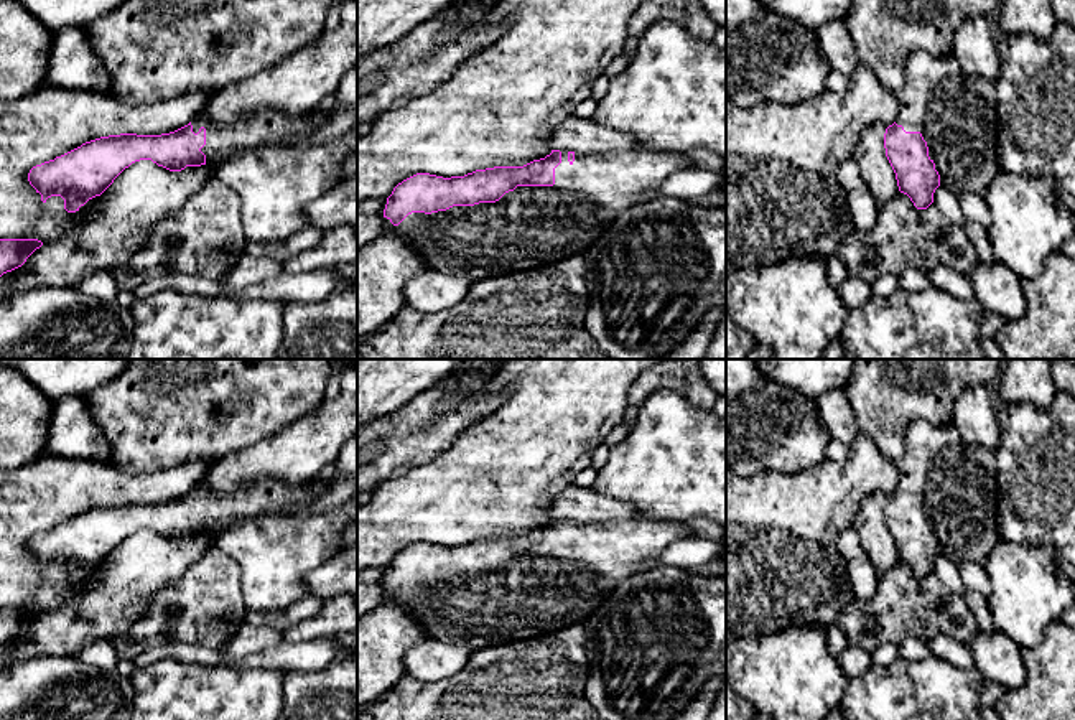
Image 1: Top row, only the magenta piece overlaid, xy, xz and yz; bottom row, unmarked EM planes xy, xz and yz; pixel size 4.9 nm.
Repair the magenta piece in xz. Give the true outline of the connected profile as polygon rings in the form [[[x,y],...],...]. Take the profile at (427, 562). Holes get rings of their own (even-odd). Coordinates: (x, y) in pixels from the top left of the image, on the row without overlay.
[[[642,517],[601,524],[551,519],[545,527],[524,535],[494,535],[451,547],[417,542],[398,552],[387,567],[382,603],[397,601],[405,606],[426,629],[428,639],[463,643],[474,651],[538,639],[583,624],[609,598],[619,582],[642,573],[644,563],[657,560],[672,542],[688,535],[685,524]]]

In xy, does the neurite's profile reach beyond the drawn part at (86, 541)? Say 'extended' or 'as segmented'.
extended

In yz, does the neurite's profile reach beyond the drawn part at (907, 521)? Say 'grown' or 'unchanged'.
grown

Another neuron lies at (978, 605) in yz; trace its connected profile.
[[[966,590],[963,595],[970,611],[975,616],[975,621],[978,624],[978,631],[981,633],[994,633],[996,626],[991,616],[991,608],[988,605],[988,598],[980,595],[978,591]]]

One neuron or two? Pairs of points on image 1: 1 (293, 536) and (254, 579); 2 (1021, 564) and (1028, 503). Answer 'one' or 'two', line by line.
1: one
2: two

